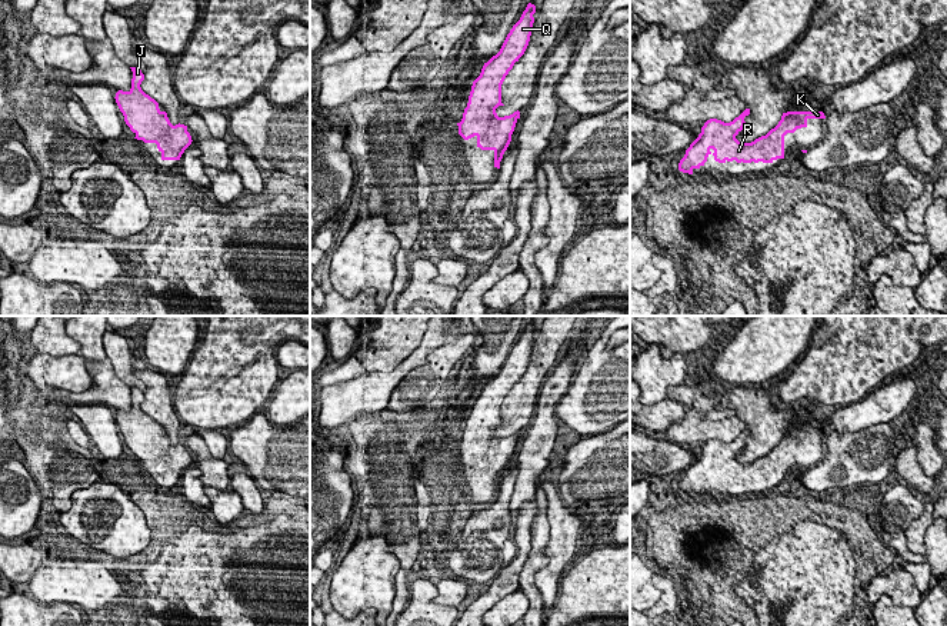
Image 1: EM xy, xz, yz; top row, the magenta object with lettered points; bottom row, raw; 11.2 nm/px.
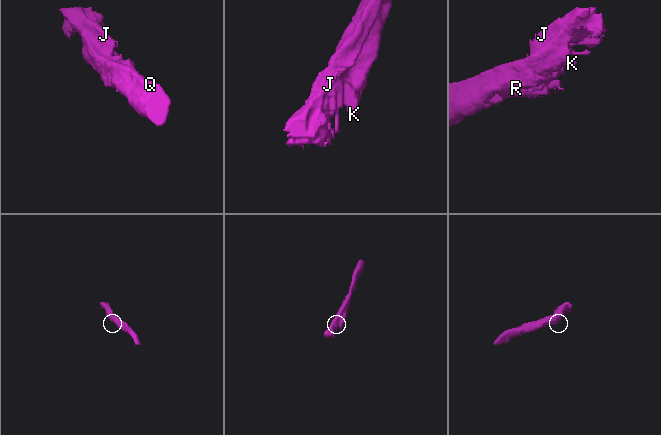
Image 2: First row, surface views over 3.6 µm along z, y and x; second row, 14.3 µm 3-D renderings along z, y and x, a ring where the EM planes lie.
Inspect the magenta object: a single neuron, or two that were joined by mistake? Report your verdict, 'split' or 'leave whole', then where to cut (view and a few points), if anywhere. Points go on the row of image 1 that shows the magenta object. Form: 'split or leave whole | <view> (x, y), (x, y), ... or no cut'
leave whole | no cut

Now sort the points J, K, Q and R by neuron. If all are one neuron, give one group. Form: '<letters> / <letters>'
J K Q R

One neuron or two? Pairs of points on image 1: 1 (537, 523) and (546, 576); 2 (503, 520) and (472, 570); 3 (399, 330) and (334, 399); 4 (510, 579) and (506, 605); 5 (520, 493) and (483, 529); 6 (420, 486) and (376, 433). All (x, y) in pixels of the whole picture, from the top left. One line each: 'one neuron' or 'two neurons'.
1: two neurons
2: one neuron
3: two neurons
4: two neurons
5: two neurons
6: two neurons

